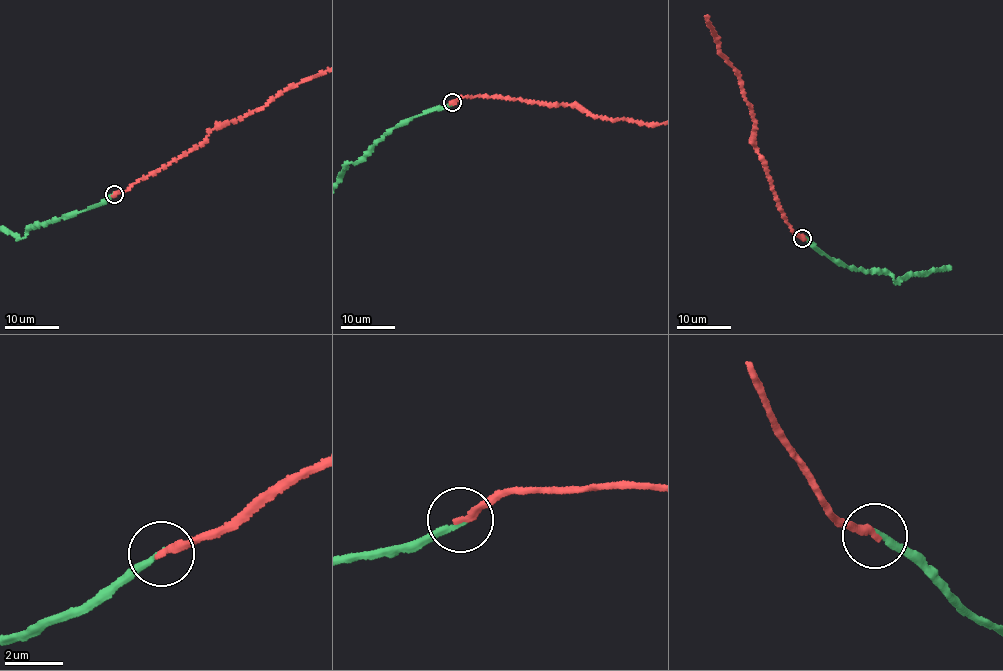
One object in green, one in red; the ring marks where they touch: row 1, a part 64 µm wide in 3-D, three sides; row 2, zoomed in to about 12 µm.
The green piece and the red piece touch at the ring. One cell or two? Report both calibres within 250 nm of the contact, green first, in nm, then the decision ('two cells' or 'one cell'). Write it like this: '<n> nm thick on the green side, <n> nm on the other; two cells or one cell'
170 nm thick on the green side, 240 nm on the other; one cell

